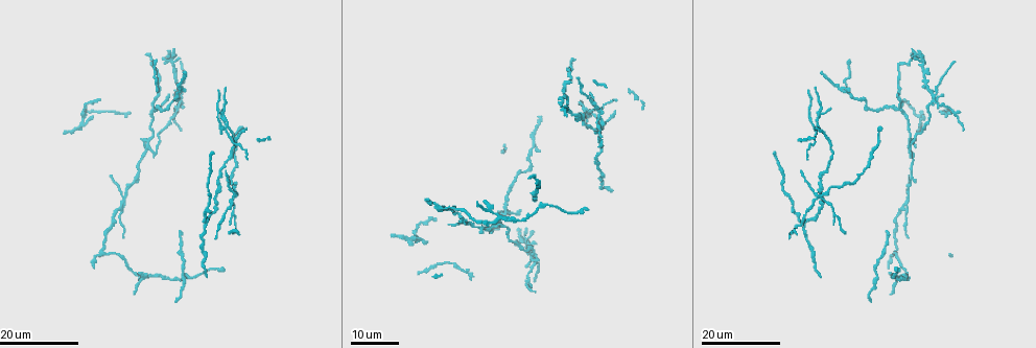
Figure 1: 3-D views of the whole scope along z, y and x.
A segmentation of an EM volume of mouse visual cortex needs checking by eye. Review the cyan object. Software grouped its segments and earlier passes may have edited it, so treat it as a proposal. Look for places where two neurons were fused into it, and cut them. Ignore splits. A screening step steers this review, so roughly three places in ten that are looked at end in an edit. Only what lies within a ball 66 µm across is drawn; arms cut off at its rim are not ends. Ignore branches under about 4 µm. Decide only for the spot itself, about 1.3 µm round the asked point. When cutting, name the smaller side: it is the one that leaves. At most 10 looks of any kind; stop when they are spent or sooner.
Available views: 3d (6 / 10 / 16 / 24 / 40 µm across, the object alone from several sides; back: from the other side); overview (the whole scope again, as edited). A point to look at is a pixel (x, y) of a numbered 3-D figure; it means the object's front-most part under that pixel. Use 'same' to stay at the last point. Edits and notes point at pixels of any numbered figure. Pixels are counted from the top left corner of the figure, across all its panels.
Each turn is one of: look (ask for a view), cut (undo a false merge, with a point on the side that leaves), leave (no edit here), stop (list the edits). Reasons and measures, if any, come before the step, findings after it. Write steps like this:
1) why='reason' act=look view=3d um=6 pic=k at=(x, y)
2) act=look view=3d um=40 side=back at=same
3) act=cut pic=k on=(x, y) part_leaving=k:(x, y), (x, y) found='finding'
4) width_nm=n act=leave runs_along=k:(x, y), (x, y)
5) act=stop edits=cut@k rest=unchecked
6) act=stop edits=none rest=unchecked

why='looks like a crossing' act=look view=3d um=16 pic=1 at=(233, 196)

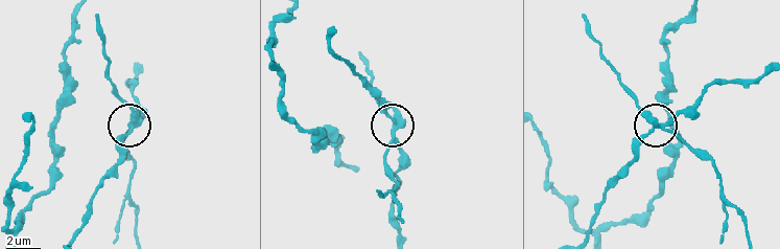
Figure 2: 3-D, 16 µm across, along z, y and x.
act=look view=3d um=6 pic=2 at=(660, 124)

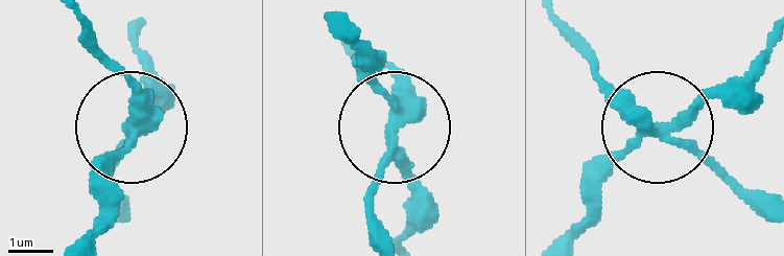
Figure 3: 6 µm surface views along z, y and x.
act=cut pic=3 on=(128, 73) part_leaving=3:(645, 124), (765, 200) found='two neurons meet here'

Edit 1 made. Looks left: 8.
act=look view=3d um=24 pic=1 at=(207, 226)

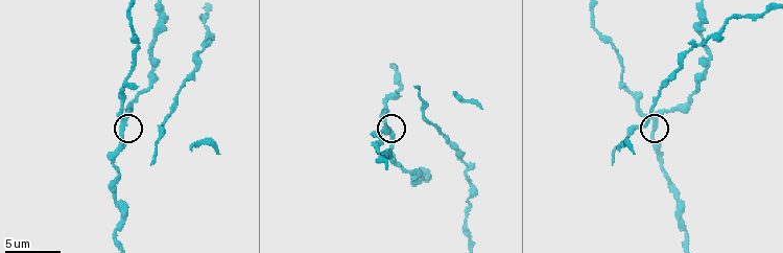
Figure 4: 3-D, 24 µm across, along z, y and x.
why='zoom in' act=look view=3d um=6 pic=4 at=(125, 122)

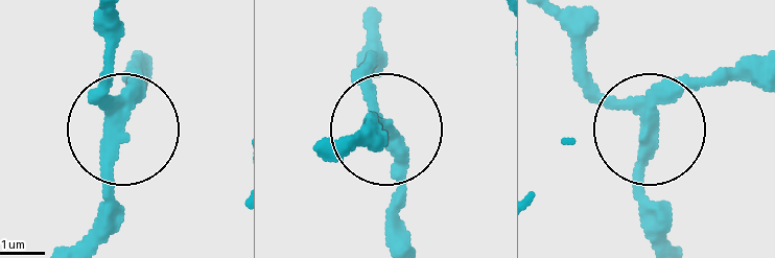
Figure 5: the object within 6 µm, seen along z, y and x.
act=leave runs_along=5:(142, 48), (109, 183), (109, 235) found='continuous, no second neuron'

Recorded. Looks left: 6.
why='three arms meet' act=look view=3d um=16 pic=1 at=(540, 203)

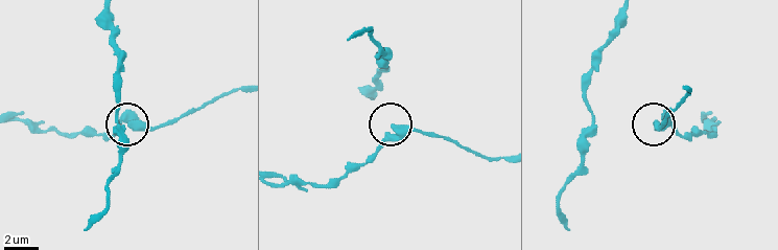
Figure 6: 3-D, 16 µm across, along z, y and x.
act=look view=3d um=10 pic=6 at=(137, 121)

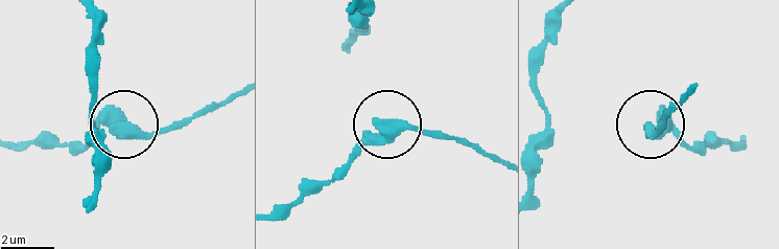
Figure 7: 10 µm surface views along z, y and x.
arms=3 act=leave found='all the same neuron'

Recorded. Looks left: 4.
act=look view=3d um=24 pic=1 at=(500, 215)

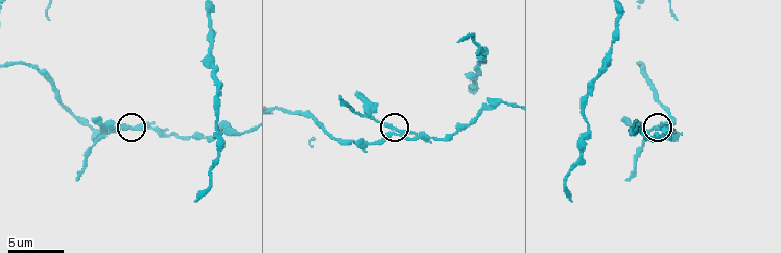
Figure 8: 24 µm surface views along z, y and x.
act=look view=3d um=6 pic=8 at=(658, 127)

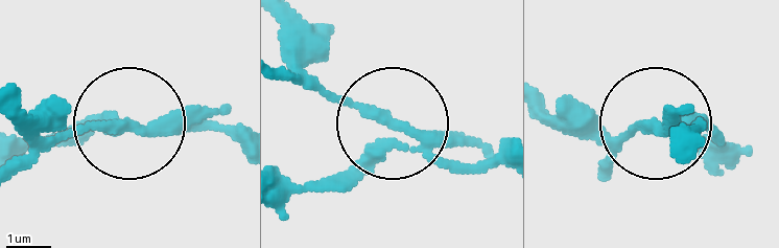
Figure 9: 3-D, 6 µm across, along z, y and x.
act=look view=3d um=6 side=back pic=9 at=(396, 124)

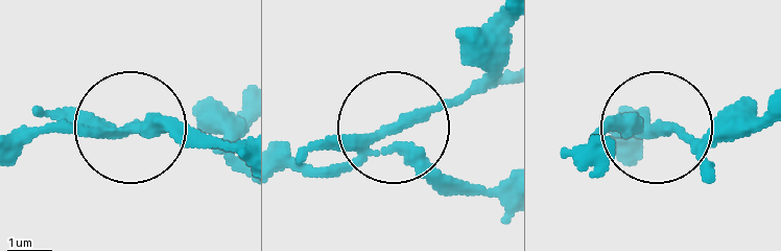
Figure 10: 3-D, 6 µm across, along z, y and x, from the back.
width_nm=270 act=leave runs_along=10:(503, 184), (447, 181), (399, 132), (500, 53) found='all the same neuron'

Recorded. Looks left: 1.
act=stop edits=cut@3 rest=unchecked

